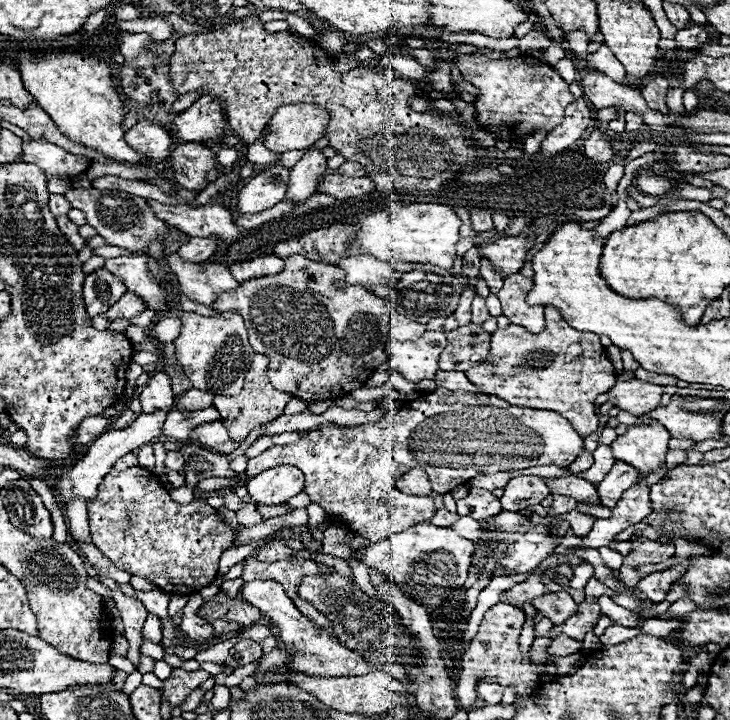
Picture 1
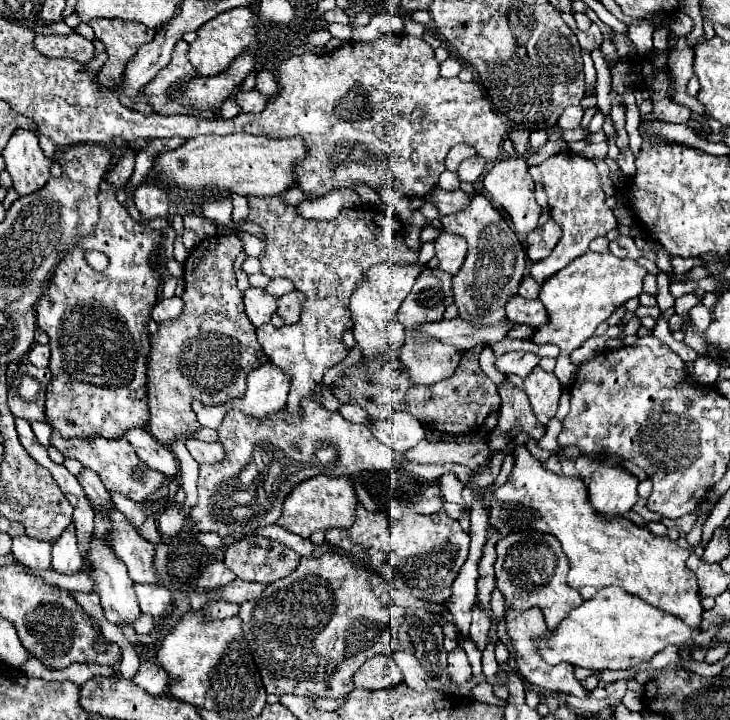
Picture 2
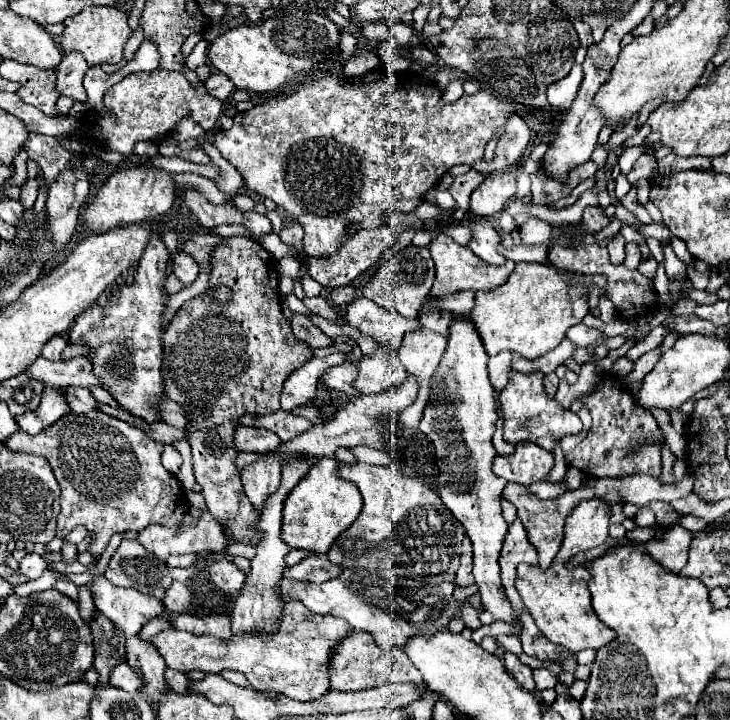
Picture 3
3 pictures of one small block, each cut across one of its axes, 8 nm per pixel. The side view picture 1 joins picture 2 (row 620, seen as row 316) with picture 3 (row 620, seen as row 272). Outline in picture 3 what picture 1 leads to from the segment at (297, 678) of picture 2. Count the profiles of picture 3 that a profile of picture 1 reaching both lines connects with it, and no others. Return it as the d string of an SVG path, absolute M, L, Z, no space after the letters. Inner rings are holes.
M300 600L284 602L280 626L276 632L252 632L252 634L234 634L228 640L218 640L216 636L196 636L178 630L166 630L154 636L154 646L166 660L168 668L190 672L222 672L236 670L242 672L254 690L266 692L274 690L286 694L294 700L314 700L328 692L330 688L330 656L340 640L344 640L352 628L334 616L316 616Z

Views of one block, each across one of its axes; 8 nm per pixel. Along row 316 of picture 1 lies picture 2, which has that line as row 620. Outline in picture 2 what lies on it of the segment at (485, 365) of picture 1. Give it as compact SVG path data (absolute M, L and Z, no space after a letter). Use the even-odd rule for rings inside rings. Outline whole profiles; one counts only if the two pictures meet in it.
M514 532L496 542L496 554L496 588L504 596L504 610L530 610L538 606L544 612L548 630L556 630L570 610L584 602L580 592L566 584L568 562L554 536L542 532Z

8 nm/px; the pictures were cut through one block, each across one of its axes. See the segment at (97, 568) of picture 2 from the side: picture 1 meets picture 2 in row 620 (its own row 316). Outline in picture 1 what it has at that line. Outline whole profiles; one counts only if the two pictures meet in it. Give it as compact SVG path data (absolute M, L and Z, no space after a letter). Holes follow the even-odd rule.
M126 292L114 306L110 306L110 310L106 314L110 320L116 320L116 318L134 318L136 314L140 314L144 310L146 310L144 300L138 300L138 296L134 296L134 292Z

